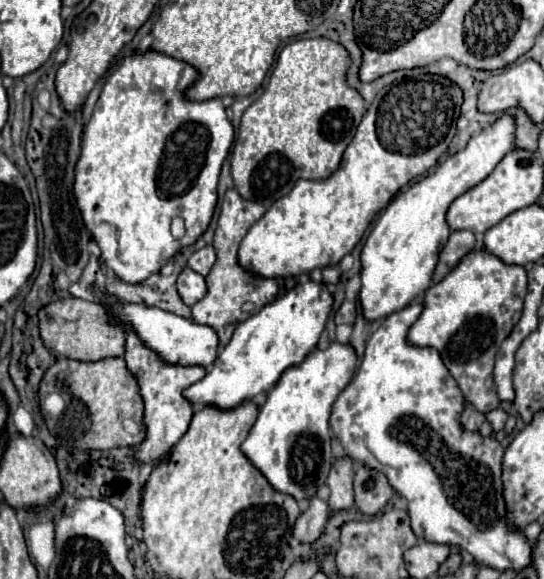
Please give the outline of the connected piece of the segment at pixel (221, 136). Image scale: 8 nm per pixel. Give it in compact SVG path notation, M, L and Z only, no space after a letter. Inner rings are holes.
M156 50L134 52L106 78L94 114L82 134L74 194L86 228L102 250L106 266L124 282L144 282L152 272L164 266L168 256L196 242L212 220L218 200L218 176L234 142L234 128L220 98L204 102L186 98L186 90L198 80L200 72L188 62ZM176 214L186 222L184 238L174 238L170 232L170 220Z

